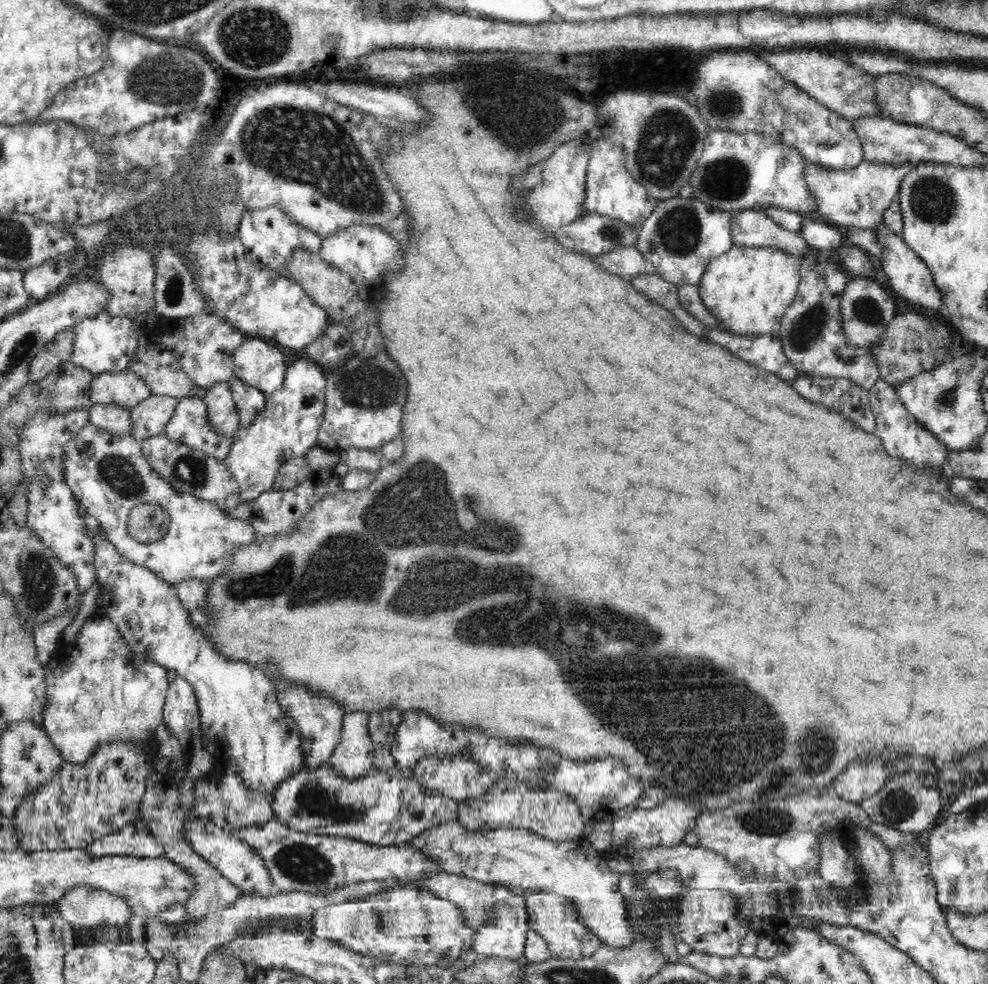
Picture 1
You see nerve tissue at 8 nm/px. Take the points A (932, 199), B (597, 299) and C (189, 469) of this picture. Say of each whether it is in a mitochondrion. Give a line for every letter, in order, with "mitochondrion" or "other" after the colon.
A: mitochondrion
B: other
C: mitochondrion

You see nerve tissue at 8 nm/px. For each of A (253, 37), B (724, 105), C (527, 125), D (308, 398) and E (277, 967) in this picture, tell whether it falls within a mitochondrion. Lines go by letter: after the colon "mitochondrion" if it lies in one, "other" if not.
A: mitochondrion
B: mitochondrion
C: mitochondrion
D: mitochondrion
E: other

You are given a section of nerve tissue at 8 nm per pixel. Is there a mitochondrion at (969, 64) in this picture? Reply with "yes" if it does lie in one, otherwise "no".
no

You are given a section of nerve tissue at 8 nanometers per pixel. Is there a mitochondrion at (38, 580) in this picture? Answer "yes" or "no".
yes

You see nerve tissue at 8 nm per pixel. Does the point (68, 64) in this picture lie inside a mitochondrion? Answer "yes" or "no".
no

